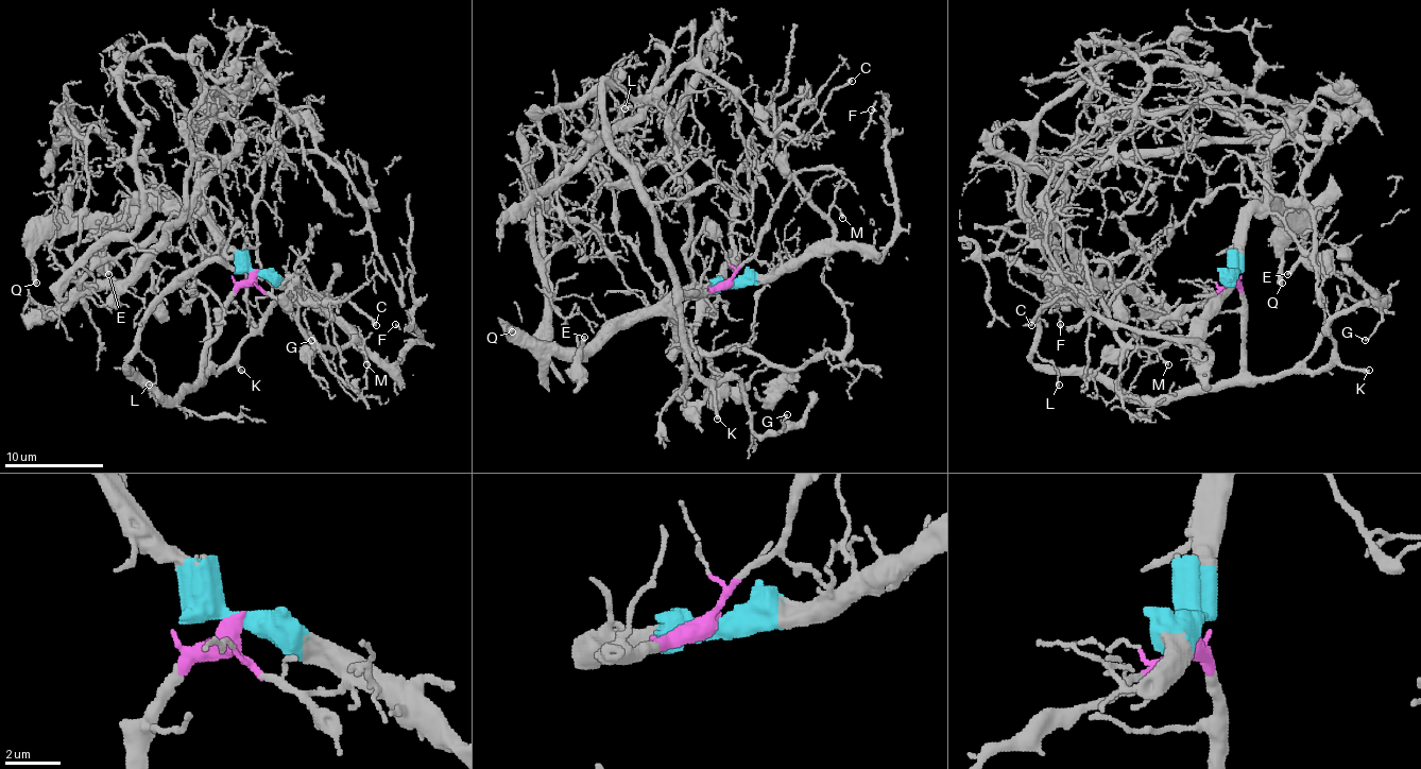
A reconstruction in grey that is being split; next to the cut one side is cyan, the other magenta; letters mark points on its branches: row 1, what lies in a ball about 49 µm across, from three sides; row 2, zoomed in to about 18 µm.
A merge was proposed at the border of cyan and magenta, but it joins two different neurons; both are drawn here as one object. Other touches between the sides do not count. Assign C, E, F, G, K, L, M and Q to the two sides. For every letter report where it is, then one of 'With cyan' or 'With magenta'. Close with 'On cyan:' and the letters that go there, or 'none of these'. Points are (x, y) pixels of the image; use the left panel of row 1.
C: Place: (376, 325). With magenta
E: Place: (108, 274). With cyan
F: Place: (395, 324). With cyan
G: Place: (311, 340). With magenta
K: Place: (241, 370). With magenta
L: Place: (149, 385). With magenta
M: Place: (366, 364). With cyan
Q: Place: (36, 283). With cyan
On cyan: E, F, M, Q

